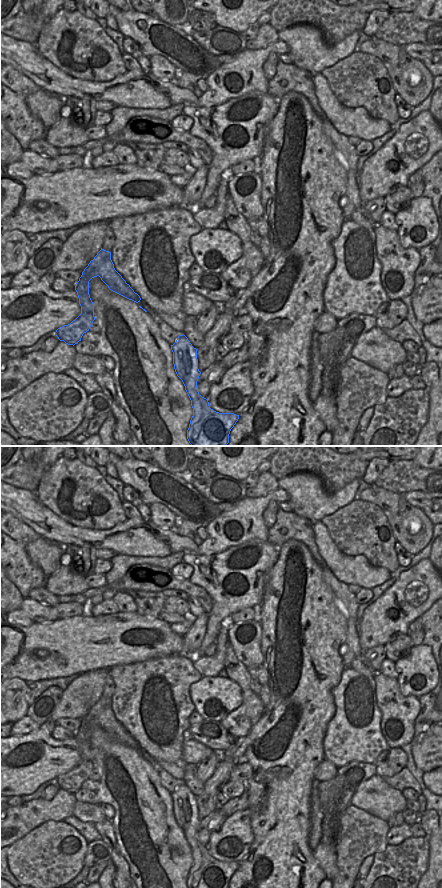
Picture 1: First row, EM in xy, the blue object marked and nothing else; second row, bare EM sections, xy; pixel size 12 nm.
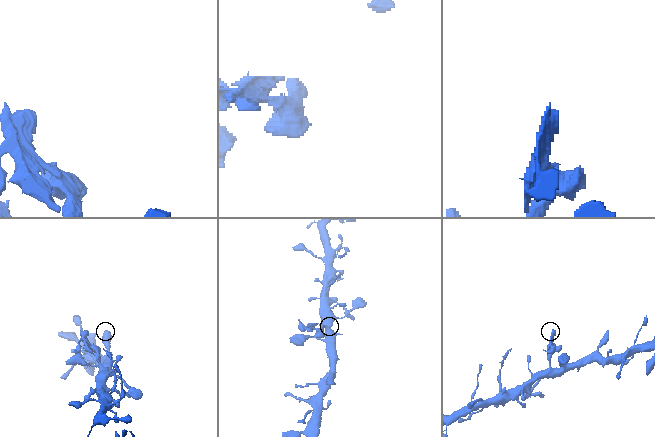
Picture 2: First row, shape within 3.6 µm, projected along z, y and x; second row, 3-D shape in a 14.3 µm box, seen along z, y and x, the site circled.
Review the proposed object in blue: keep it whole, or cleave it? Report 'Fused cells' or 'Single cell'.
Single cell

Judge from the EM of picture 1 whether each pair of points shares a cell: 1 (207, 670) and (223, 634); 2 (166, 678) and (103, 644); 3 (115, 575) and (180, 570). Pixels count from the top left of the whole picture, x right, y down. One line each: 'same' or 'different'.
1: same
2: different
3: different

